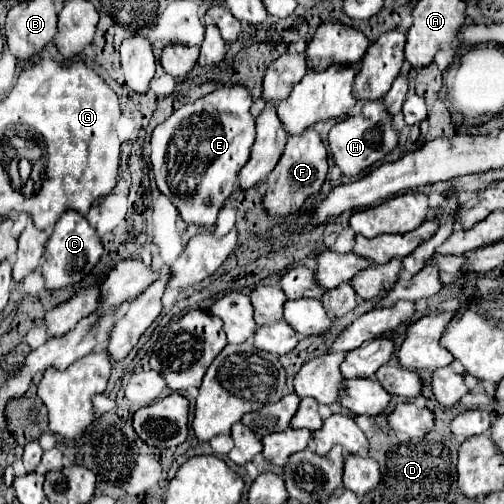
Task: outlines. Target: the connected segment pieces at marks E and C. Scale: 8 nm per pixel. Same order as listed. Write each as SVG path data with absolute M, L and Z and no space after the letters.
M218 84L218 88L196 102L188 102L180 106L170 118L158 124L152 132L152 170L156 178L156 186L162 194L166 194L172 204L178 208L180 216L188 224L212 226L216 222L216 214L222 208L224 200L232 194L234 182L238 178L238 170L248 162L250 148L256 138L254 116L250 114L252 96L242 84Z
M66 210L66 214L62 214L62 218L58 218L54 232L46 244L46 260L42 264L46 288L58 290L58 288L66 288L66 286L80 282L94 268L94 264L98 262L102 252L104 252L104 248L100 244L100 238L98 238L96 230L90 226L90 222L86 220L86 216L74 214L74 210Z

